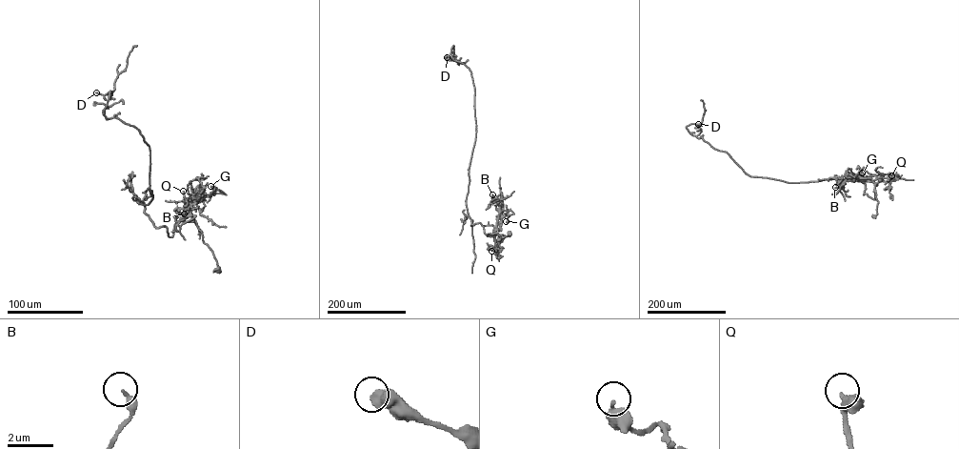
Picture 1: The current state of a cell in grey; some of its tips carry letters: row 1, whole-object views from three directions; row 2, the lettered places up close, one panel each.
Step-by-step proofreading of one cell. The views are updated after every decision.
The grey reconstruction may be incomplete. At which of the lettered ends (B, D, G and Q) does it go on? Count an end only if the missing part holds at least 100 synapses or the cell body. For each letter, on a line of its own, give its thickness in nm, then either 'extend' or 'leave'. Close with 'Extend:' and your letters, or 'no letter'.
B: 340 nm thick; leave
D: 650 nm thick; leave
G: 380 nm thick; leave
Q: 280 nm thick; leave
Extend: no letter

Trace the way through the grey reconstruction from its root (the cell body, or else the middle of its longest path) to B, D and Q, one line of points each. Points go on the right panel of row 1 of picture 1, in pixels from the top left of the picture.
B: (874, 216), (878, 202), (873, 182), (845, 181), (835, 187)
D: (874, 216), (875, 191), (874, 199), (864, 194), (862, 182), (750, 176), (686, 128), (698, 124)
Q: (874, 216), (878, 202), (875, 184), (889, 181), (891, 175)

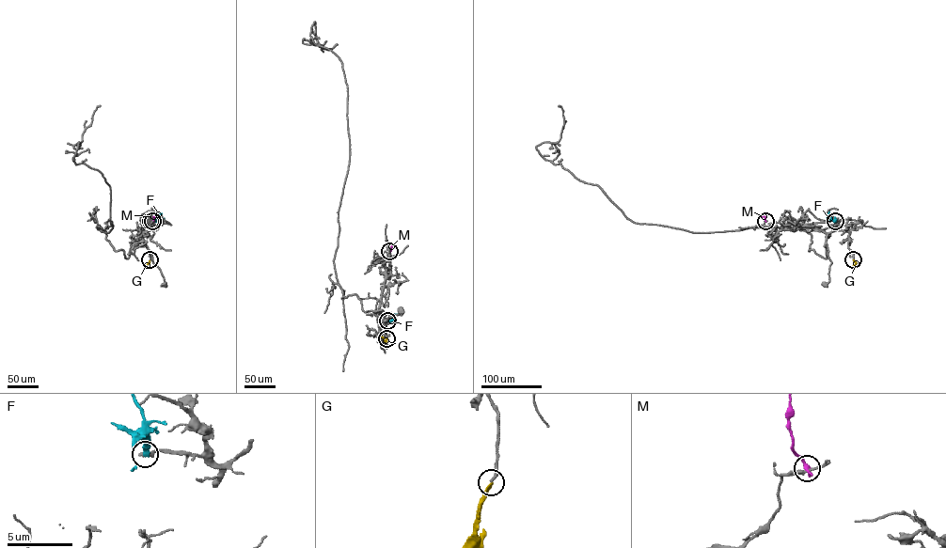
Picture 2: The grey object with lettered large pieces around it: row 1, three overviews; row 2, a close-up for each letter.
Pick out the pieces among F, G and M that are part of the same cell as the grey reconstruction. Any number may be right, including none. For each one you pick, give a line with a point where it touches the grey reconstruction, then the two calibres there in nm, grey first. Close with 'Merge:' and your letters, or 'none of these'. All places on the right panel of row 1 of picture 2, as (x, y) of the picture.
Merge: none of these

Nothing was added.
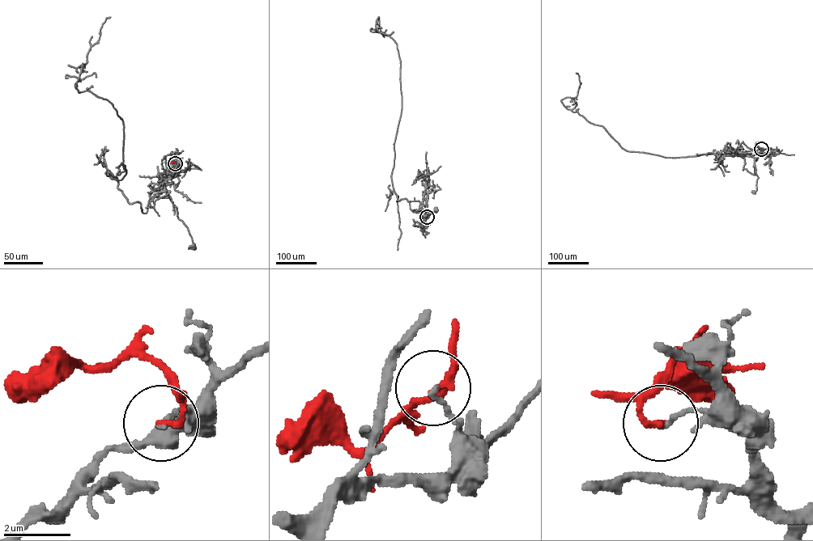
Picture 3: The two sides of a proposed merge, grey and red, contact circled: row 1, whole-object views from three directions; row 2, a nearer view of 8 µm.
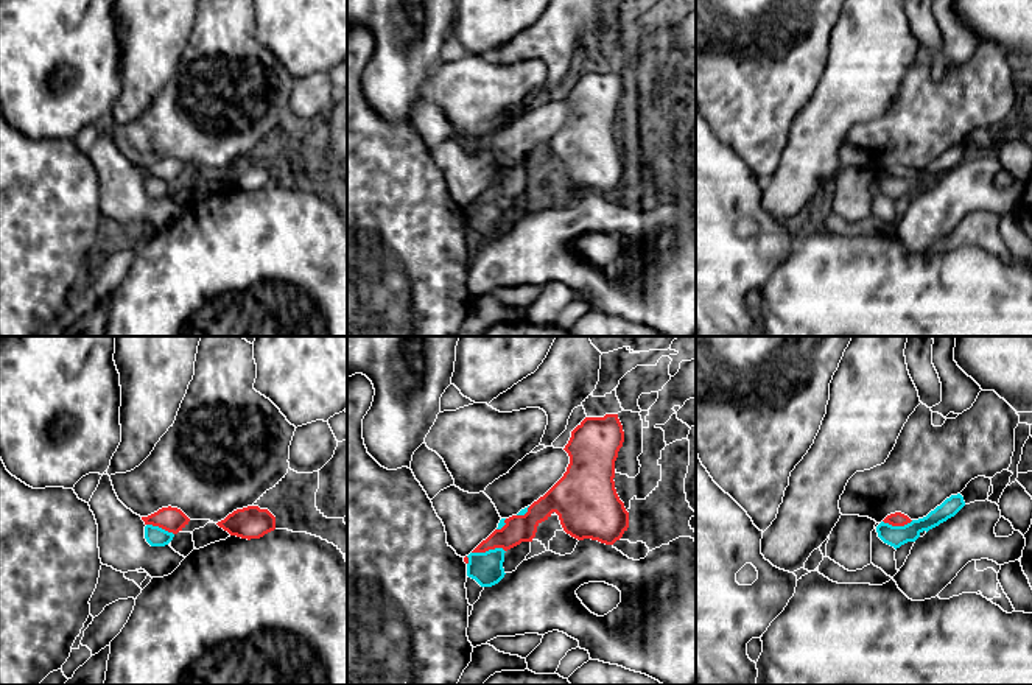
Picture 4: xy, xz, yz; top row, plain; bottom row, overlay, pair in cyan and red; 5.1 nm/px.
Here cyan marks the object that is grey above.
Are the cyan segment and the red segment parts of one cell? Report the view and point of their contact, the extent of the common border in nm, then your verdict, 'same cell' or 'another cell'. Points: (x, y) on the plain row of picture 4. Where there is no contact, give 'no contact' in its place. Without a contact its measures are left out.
xz (489, 201) | 180 nm | another cell

